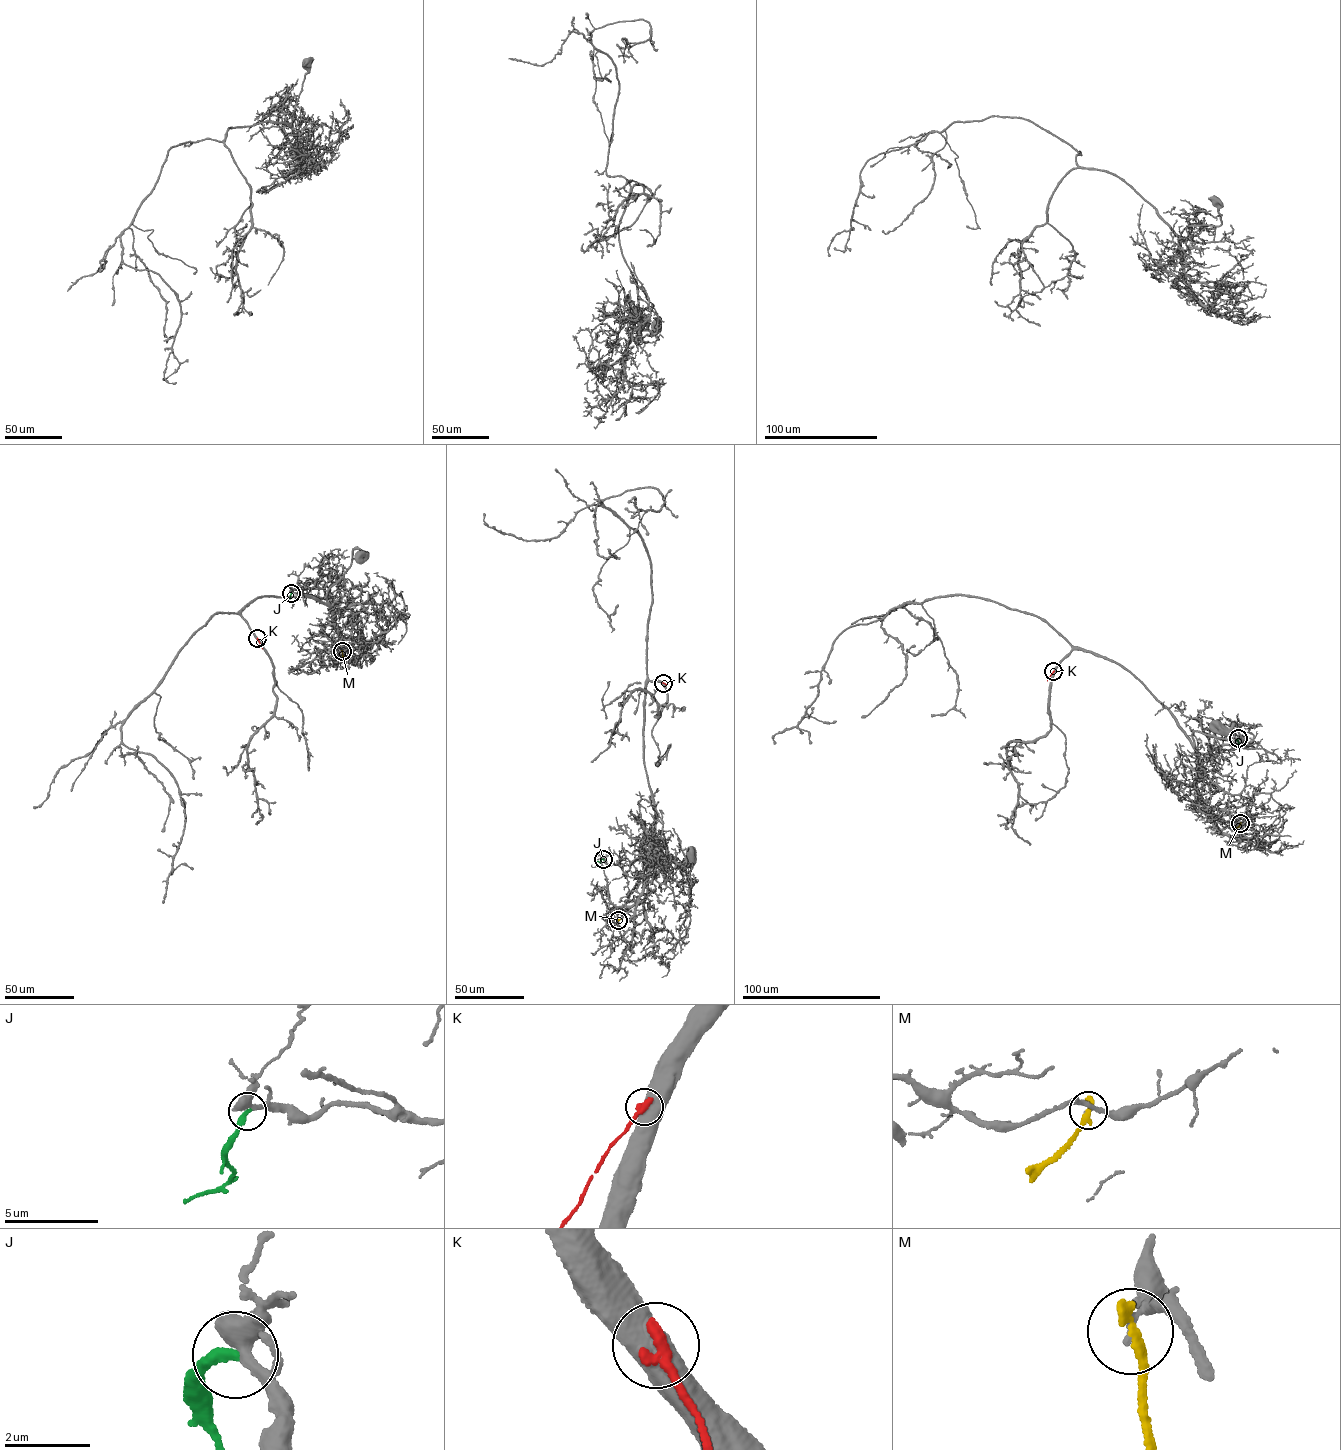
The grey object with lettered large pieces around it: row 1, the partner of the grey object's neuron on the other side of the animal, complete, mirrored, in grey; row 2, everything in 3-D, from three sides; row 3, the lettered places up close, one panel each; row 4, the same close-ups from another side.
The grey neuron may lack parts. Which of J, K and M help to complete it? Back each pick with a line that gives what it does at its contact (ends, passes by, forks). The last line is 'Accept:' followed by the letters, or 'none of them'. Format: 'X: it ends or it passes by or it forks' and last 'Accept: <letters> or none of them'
J: it ends
Accept: J

